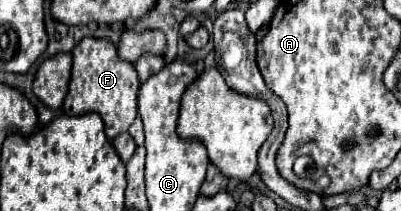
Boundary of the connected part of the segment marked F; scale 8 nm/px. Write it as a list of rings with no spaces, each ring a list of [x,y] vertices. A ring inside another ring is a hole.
[[[85,37],[73,49],[73,69],[71,69],[71,83],[69,93],[63,103],[63,111],[67,115],[81,115],[81,113],[99,113],[105,123],[105,133],[109,139],[115,139],[119,133],[127,131],[133,119],[137,117],[137,91],[139,91],[139,77],[129,61],[121,61],[117,57],[117,49],[109,39],[93,39]]]

